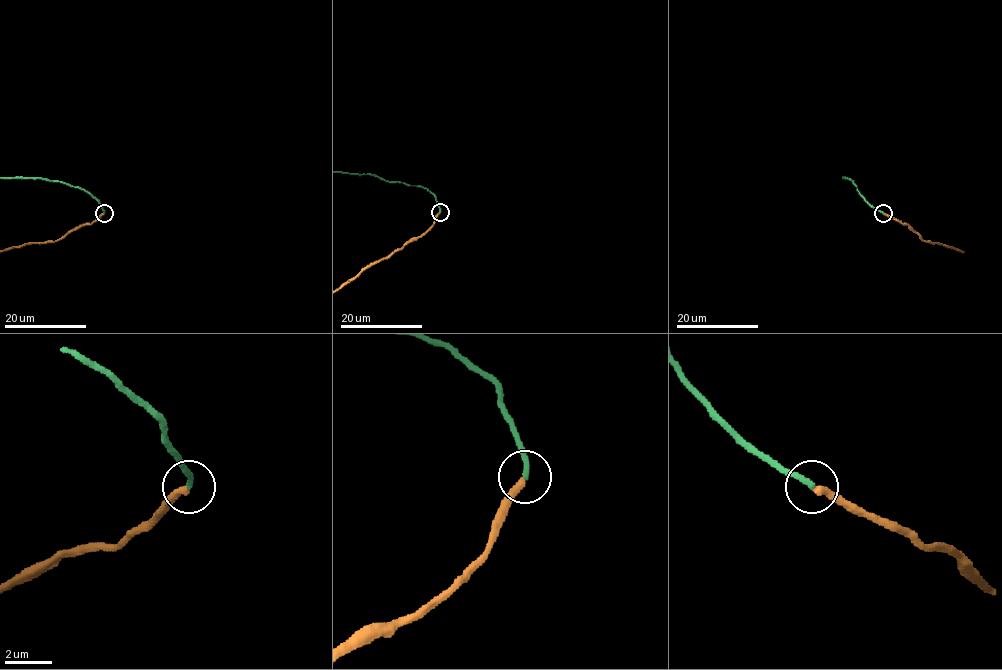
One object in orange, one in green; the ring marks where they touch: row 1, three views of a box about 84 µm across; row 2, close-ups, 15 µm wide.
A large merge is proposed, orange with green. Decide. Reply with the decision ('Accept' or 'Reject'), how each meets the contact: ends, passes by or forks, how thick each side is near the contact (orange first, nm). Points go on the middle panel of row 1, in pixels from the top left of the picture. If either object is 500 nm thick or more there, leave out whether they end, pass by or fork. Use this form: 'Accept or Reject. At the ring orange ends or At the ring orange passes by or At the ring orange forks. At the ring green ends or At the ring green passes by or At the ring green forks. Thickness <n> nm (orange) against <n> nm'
Accept. At the ring orange ends. At the ring green ends. Thickness 320 nm (orange) against 260 nm

